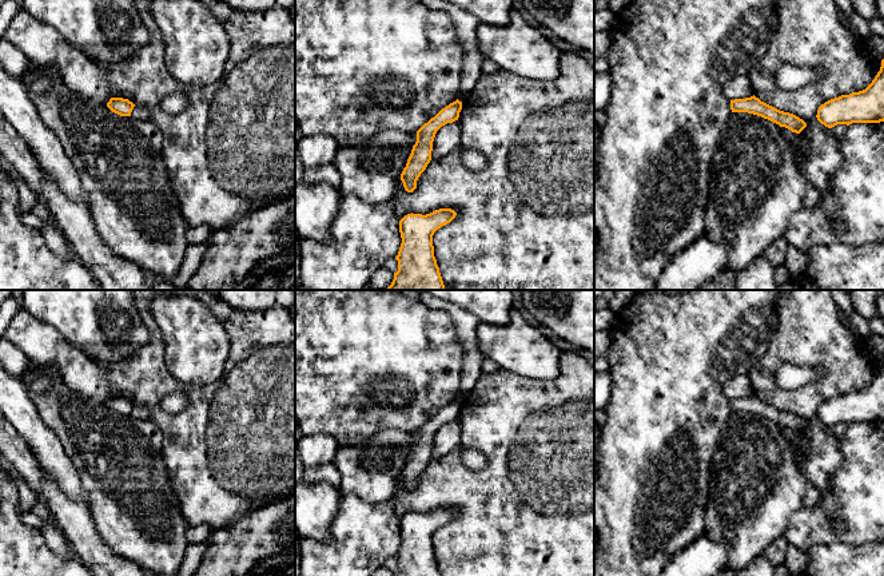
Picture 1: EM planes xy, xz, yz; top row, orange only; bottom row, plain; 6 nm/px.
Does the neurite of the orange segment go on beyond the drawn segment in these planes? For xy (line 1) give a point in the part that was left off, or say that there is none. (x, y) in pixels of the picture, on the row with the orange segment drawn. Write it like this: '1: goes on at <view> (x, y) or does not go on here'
1: does not go on here

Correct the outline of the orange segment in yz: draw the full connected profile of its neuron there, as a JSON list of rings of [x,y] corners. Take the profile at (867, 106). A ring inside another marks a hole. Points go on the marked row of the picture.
[[[884,59],[865,90],[825,102],[819,107],[816,118],[828,128],[837,124],[884,122]]]

